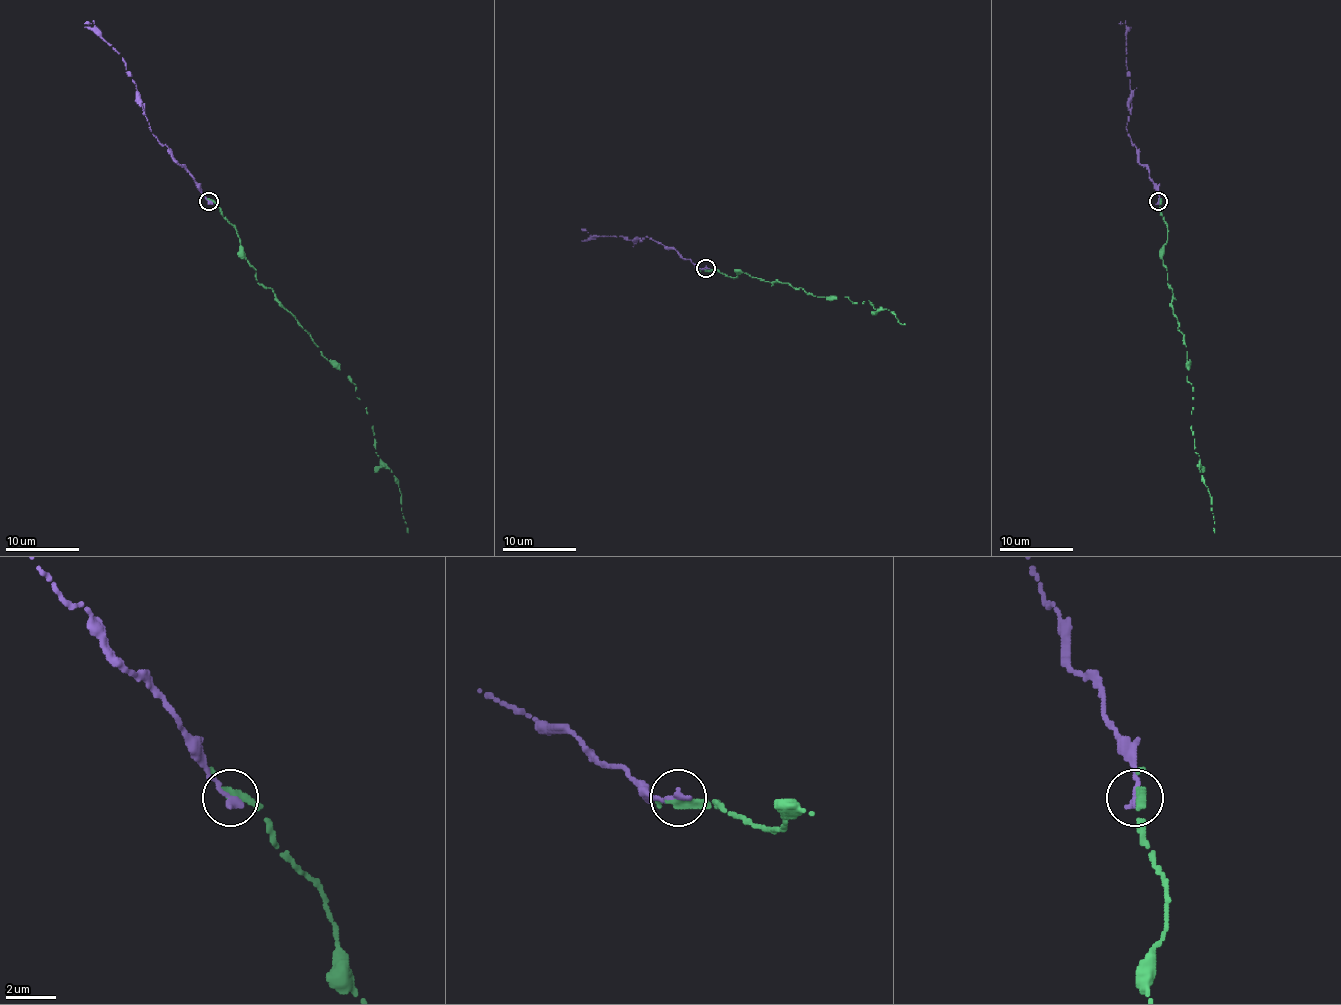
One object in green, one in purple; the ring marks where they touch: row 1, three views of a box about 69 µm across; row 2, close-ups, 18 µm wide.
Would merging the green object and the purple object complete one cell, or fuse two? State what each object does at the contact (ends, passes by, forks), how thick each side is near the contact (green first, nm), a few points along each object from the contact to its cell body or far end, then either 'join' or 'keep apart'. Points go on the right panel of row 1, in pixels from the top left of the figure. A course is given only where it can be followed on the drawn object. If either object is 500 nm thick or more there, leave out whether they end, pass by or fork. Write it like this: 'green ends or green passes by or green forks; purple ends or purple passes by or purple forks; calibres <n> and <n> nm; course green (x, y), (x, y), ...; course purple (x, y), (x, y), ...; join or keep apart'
green passes by; purple ends; calibres 280 and 280 nm; course green (1159, 201), (1168, 231), (1162, 255), (1192, 384), (1190, 428), (1214, 533); course purple (1159, 201), (1157, 185), (1138, 161), (1138, 148), (1126, 128), (1131, 93), (1126, 23), (1118, 23); join

